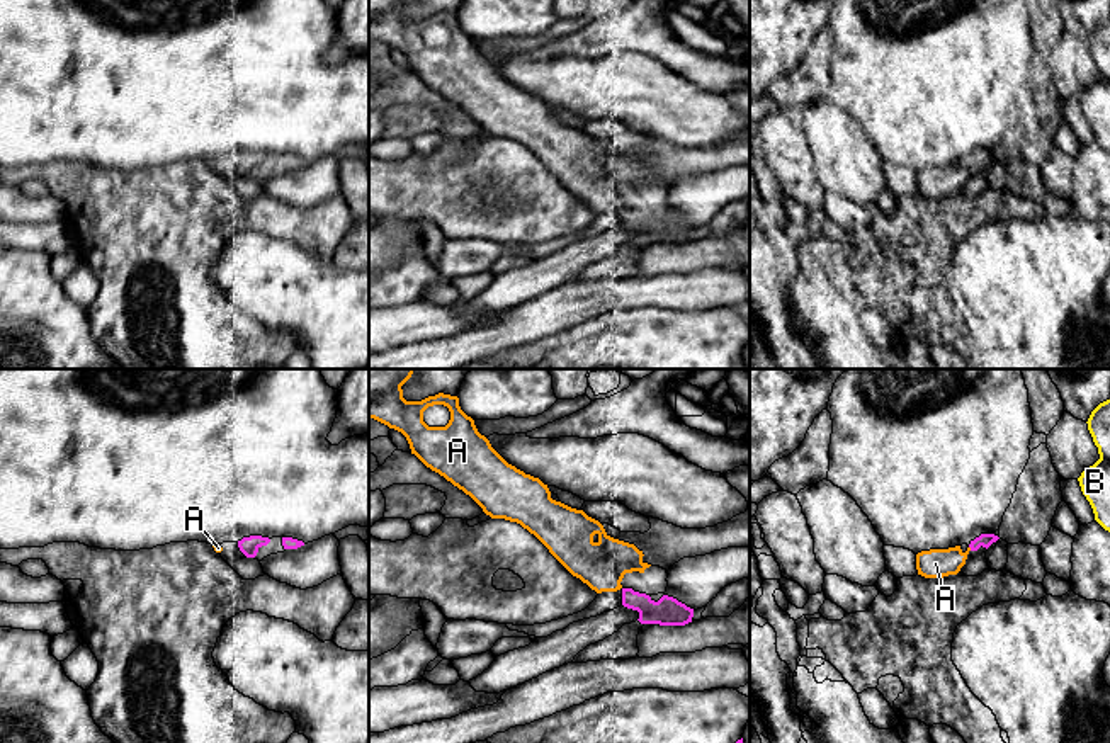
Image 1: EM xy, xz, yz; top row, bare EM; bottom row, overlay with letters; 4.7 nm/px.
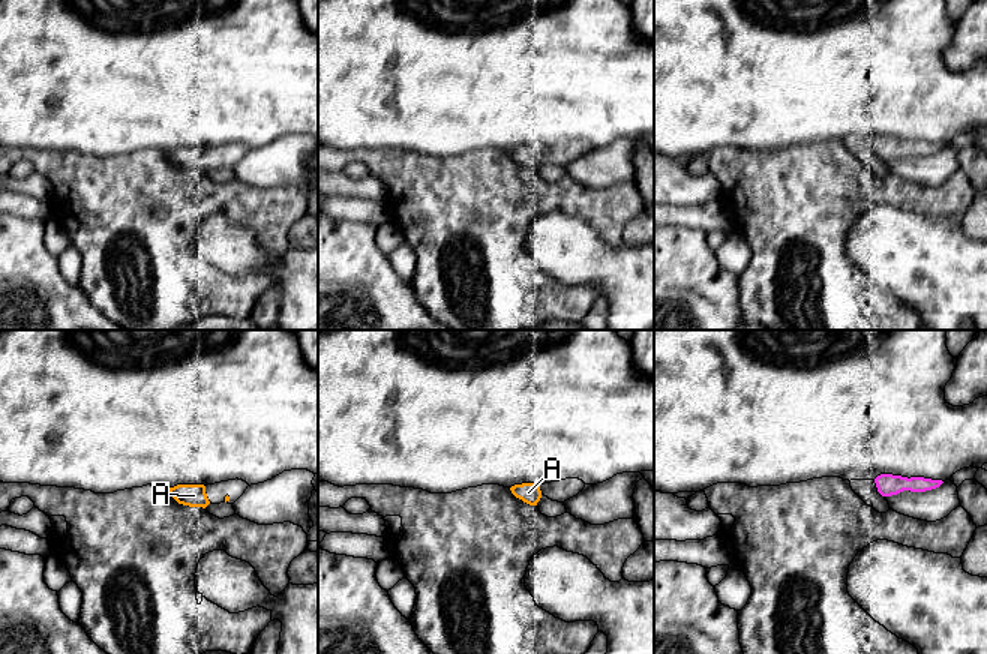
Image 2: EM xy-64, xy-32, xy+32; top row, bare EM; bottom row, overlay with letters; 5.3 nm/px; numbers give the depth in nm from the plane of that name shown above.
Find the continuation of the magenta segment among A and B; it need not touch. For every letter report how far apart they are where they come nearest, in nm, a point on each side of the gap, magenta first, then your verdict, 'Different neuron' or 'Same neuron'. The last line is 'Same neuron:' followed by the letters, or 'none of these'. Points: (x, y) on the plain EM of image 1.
A: Distance 0 nm. Same neuron
B: Distance 460 nm. Across: yz (998, 157), (1083, 113). Different neuron
Same neuron: A

